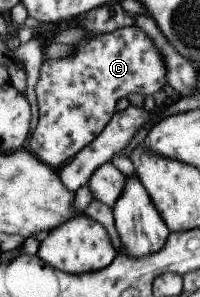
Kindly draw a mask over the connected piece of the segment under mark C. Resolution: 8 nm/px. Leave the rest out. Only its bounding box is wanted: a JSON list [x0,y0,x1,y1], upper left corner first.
[27,25,166,171]

